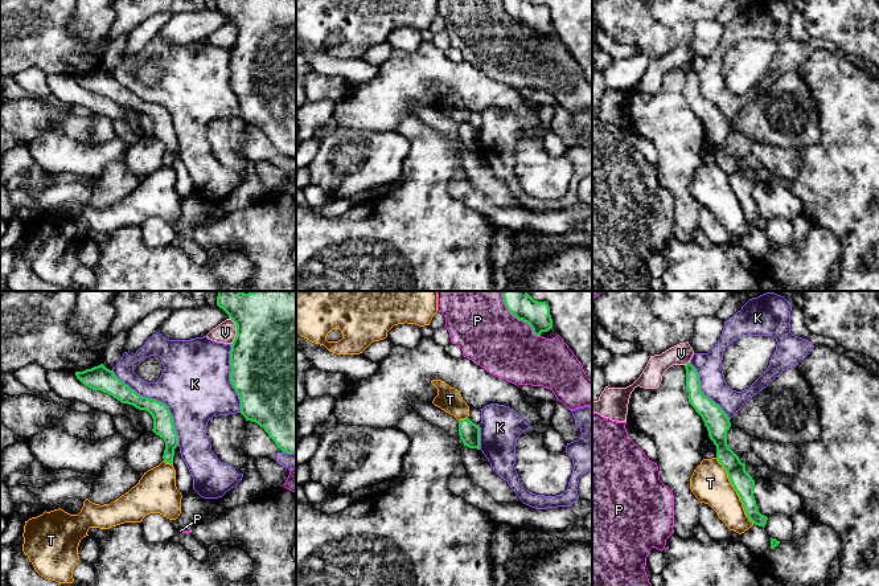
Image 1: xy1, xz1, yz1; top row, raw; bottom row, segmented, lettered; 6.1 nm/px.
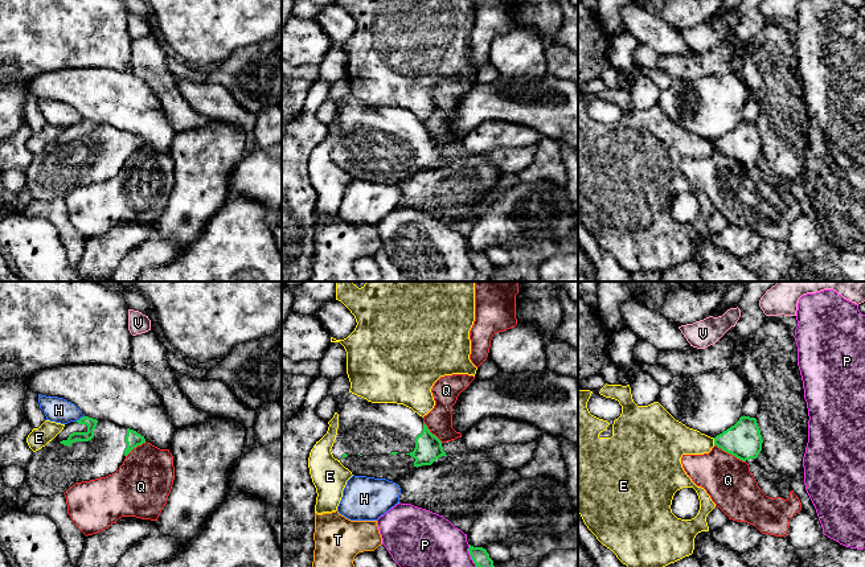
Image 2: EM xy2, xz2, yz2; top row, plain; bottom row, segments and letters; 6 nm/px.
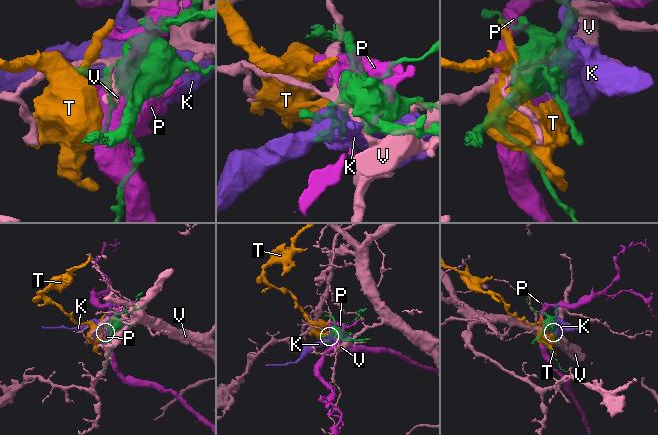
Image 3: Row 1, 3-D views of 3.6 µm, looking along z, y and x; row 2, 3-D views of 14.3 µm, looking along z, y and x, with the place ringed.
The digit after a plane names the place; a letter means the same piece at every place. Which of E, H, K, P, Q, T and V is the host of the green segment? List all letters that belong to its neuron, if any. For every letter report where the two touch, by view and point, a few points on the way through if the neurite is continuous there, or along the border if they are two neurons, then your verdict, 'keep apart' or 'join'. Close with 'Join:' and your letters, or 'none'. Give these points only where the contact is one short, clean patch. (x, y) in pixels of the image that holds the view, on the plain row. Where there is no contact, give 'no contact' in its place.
E: meets green in yz2 at (714, 146); keep apart
H: meets green in xy2 at (81, 122); border along xy2 (83, 119), (76, 124); keep apart
K: meets green in xy1 at (159, 105); keep apart
P: meets green in xz1 at (518, 23); keep apart
Q: meets green in yz2 at (730, 157); border along yz2 (714, 148), (745, 165); keep apart
T: meets green in yz1 at (735, 193); border along yz1 (715, 162), (726, 175), (744, 217), (754, 226); keep apart
V: meets green in xy1 at (237, 35); keep apart
Join: none

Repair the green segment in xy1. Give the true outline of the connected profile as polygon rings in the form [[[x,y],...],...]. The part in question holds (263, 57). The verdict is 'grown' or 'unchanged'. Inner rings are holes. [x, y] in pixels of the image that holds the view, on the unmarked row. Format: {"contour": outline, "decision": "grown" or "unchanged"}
{"contour": [[[217,0],[217,9],[237,29],[230,86],[241,103],[239,116],[263,131],[283,156],[296,157],[296,0]]], "decision": "unchanged"}

